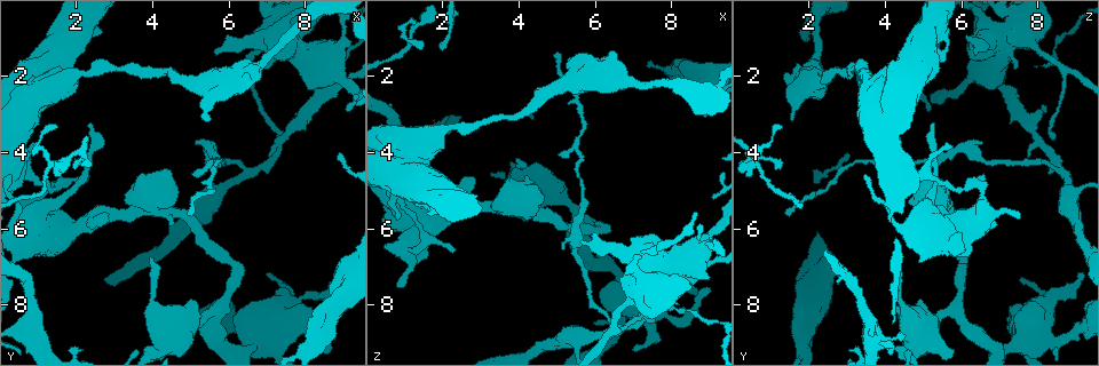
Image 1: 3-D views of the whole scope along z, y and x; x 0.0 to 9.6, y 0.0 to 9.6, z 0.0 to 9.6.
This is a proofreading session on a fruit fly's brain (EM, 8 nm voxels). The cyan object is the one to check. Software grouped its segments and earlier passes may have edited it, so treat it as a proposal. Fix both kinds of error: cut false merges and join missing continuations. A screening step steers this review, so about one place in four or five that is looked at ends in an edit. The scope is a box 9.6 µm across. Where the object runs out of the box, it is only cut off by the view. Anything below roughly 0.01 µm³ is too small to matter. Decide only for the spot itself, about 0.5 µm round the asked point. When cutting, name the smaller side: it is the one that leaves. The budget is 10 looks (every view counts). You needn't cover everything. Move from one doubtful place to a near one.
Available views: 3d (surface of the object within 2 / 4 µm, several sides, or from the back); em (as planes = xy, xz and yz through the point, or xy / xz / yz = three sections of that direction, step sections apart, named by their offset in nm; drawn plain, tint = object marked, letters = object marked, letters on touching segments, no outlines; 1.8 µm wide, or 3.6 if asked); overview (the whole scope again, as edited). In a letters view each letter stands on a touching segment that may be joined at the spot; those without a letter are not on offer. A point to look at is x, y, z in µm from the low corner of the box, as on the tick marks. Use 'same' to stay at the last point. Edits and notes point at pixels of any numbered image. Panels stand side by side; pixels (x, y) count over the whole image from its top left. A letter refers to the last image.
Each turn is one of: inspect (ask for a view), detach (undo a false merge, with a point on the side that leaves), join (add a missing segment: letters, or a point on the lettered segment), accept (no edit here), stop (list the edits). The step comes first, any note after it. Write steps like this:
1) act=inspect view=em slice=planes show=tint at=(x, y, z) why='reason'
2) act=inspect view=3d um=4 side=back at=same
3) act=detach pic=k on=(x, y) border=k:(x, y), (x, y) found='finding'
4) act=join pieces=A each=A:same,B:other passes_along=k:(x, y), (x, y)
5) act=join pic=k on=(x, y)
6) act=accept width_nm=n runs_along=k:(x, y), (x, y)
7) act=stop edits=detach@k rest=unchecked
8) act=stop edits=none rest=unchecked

act=inspect view=em slice=yz step=8 show=tint at=(1.95, 4.40, 1.25) why='tapers out'

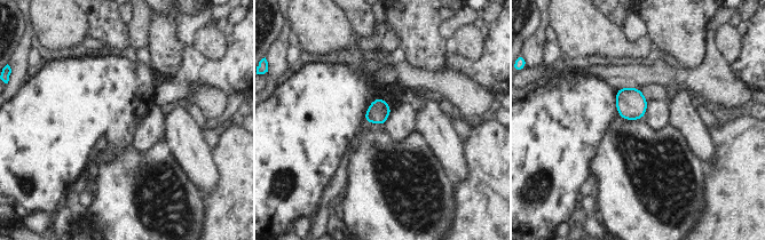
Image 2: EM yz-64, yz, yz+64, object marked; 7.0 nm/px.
act=inspect view=em slice=yz step=8 show=letters at=same

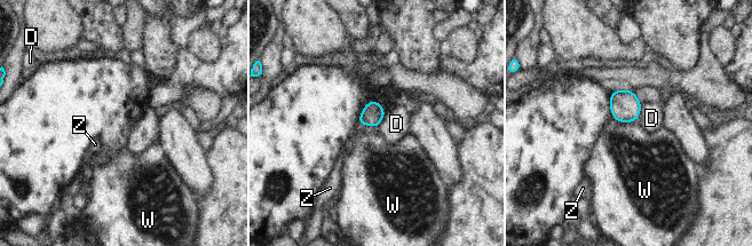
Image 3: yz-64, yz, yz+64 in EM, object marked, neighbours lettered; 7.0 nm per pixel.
act=join pieces=Z width_nm=160 each=D:other,W:other,Z:same passes_along=3:(372, 113), (363, 124), (348, 145) found='it goes on there'

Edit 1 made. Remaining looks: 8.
act=inspect view=overview why='see it whole again'

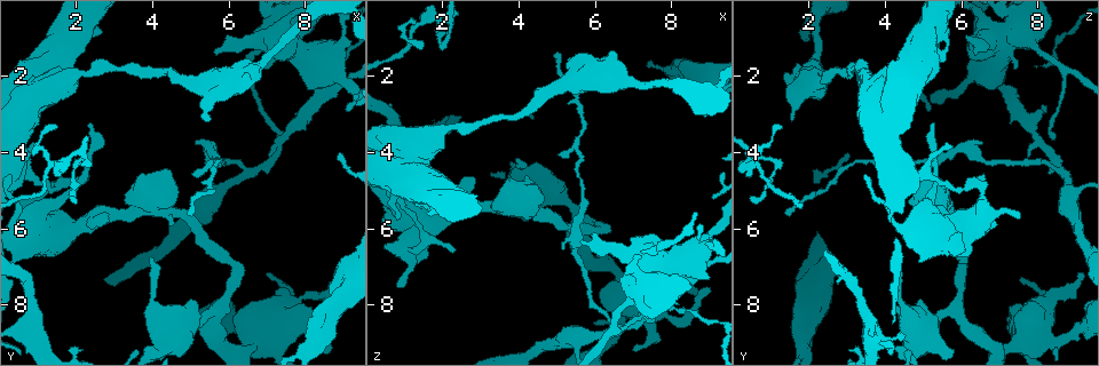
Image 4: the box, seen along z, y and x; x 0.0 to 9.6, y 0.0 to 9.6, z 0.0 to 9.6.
act=inspect view=3d um=4 side=back at=(2.25, 4.60, 6.65) why='free end'

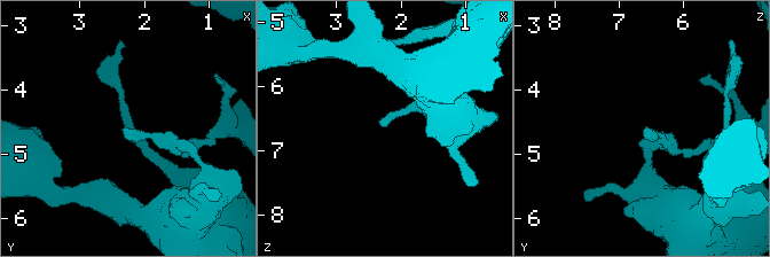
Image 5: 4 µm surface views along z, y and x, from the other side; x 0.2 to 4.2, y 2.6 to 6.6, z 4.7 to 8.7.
act=inspect view=em slice=planes show=plain at=(2.30, 4.60, 6.60)

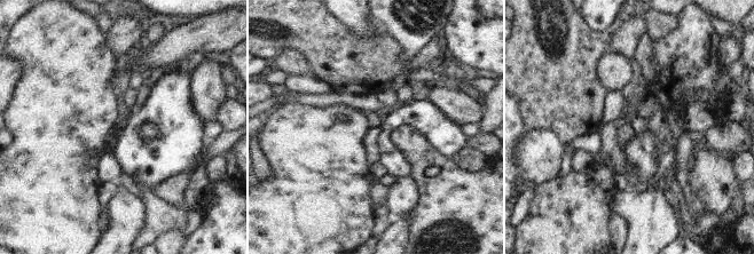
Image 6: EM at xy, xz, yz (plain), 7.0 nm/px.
act=inspect view=em slice=planes show=letters at=same why='see the neighbours'

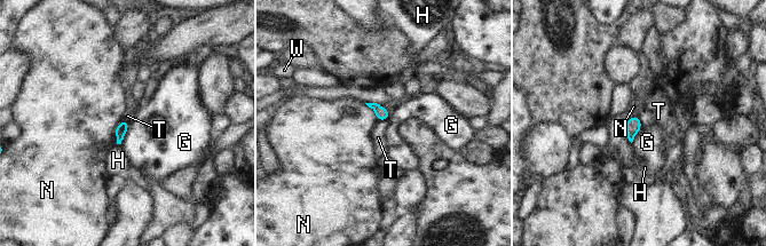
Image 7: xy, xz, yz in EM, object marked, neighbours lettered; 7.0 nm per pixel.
act=accept each=G:other,H:other,N:other,T:other,W:other found='no lettered segment goes on from it'

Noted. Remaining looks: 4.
act=inspect view=em slice=planes show=letters at=(0.85, 3.85, 5.70) why='tapers out'

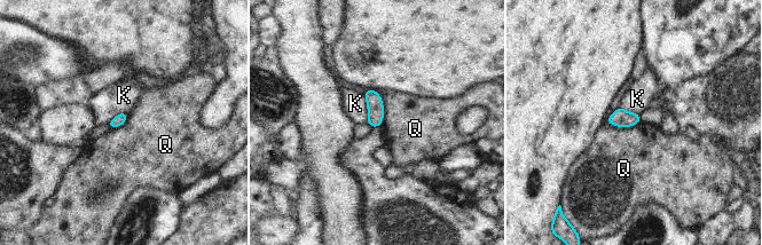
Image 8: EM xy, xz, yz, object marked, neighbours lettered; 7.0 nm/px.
act=accept each=K:other,Q:other border=8:(642, 120), (625, 127), (605, 121) found='no lettered segment goes on from it'

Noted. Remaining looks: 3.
act=inspect view=3d um=4 at=(7.00, 1.05, 6.80) why='thick turns thin'

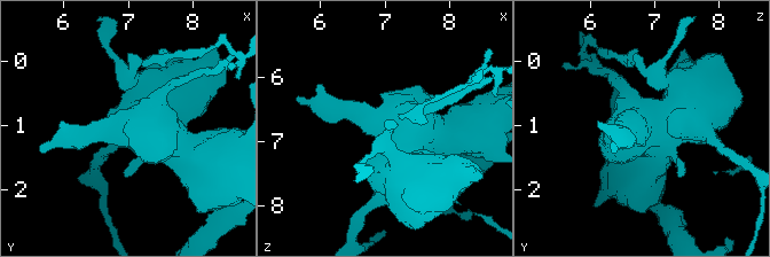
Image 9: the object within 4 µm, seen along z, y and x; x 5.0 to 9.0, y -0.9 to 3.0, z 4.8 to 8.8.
act=inspect view=em um=3.6 slice=planes show=letters at=(6.95, 1.10, 6.75) why='shape alone is not enough'

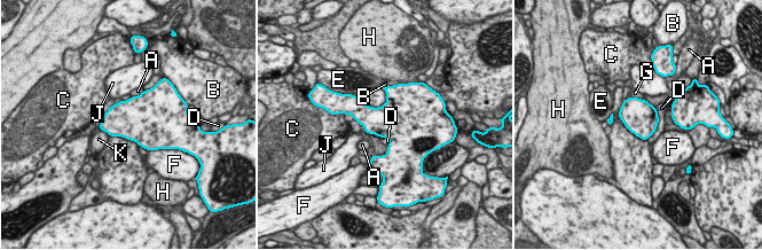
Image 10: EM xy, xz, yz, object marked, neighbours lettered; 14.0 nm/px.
act=accept each=A:other,B:other,C:other,D:other,E:other,F:other,G:other,H:other,J:other,K:other found='one cell here'

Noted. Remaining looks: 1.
act=stop edits=join@3 rest=unchecked

